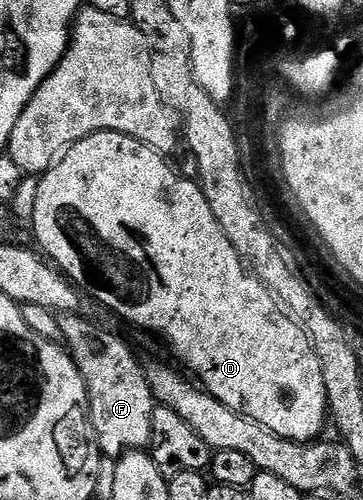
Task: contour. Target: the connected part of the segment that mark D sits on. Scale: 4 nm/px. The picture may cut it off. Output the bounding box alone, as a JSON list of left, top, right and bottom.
[29,132,329,442]

